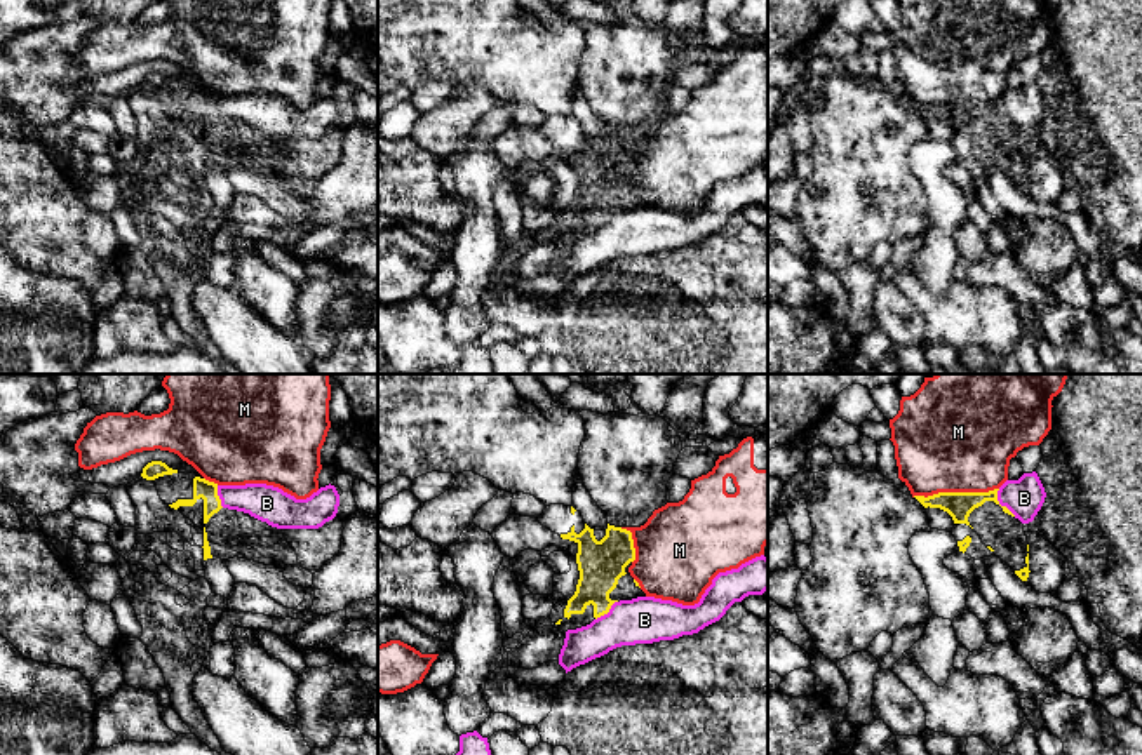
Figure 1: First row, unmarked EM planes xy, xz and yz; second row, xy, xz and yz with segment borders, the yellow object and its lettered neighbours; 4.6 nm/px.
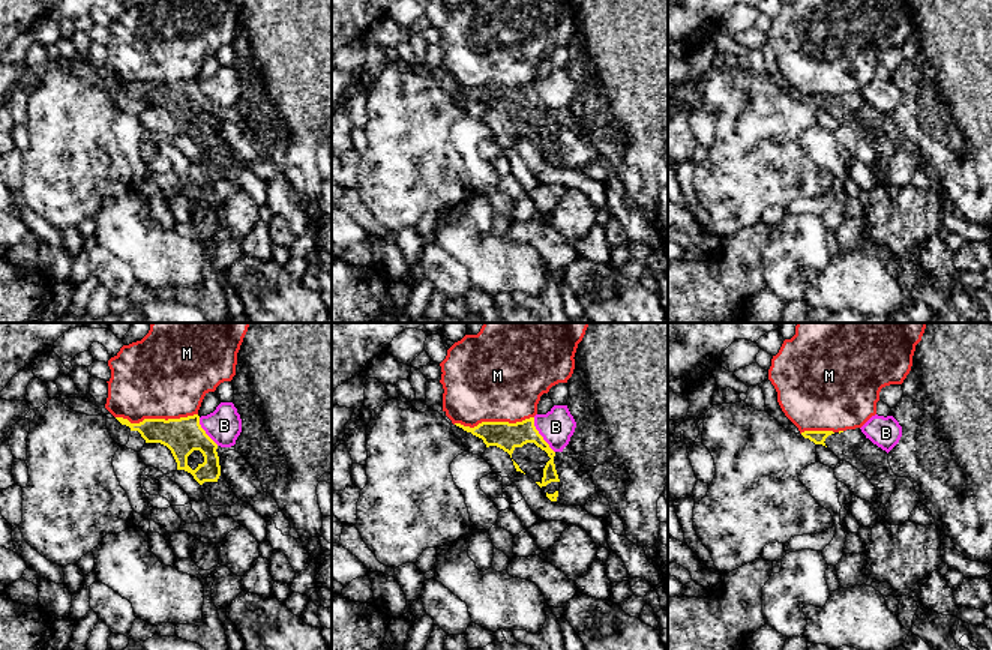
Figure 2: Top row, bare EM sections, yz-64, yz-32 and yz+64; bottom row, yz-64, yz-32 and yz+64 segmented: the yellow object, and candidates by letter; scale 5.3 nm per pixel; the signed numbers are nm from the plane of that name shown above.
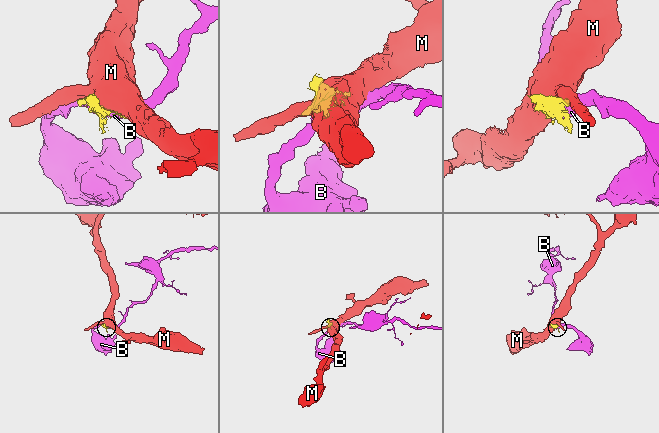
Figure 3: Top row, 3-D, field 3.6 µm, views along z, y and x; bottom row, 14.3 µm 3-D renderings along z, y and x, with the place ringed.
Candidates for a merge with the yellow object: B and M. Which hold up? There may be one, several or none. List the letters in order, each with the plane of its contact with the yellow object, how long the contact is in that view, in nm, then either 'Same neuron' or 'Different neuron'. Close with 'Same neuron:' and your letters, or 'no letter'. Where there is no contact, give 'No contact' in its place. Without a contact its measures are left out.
B: Touches yellow in yz. Shared border 150 nm. Different neuron
M: Touches yellow in yz. Shared border 400 nm. Different neuron
Same neuron: no letter

